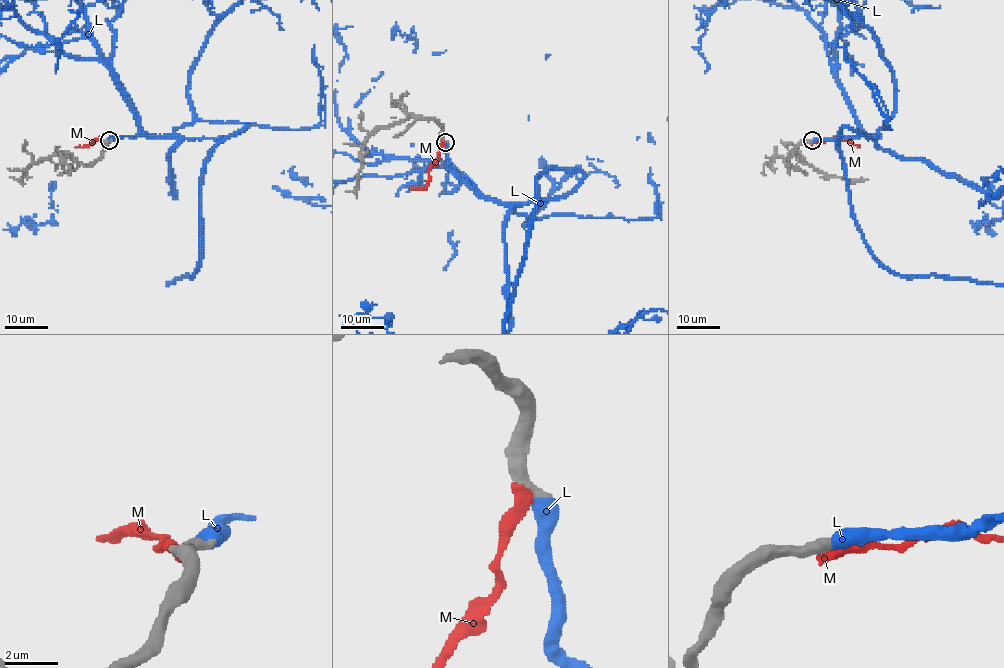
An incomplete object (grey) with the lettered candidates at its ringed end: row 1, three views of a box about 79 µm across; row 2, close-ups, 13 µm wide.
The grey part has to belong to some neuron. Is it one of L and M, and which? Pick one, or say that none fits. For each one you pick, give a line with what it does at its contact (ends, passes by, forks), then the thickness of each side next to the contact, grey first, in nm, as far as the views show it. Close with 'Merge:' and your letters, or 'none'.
L: it ends there; 480 nm thick on the grey side, 600 nm on the other
Merge: L

